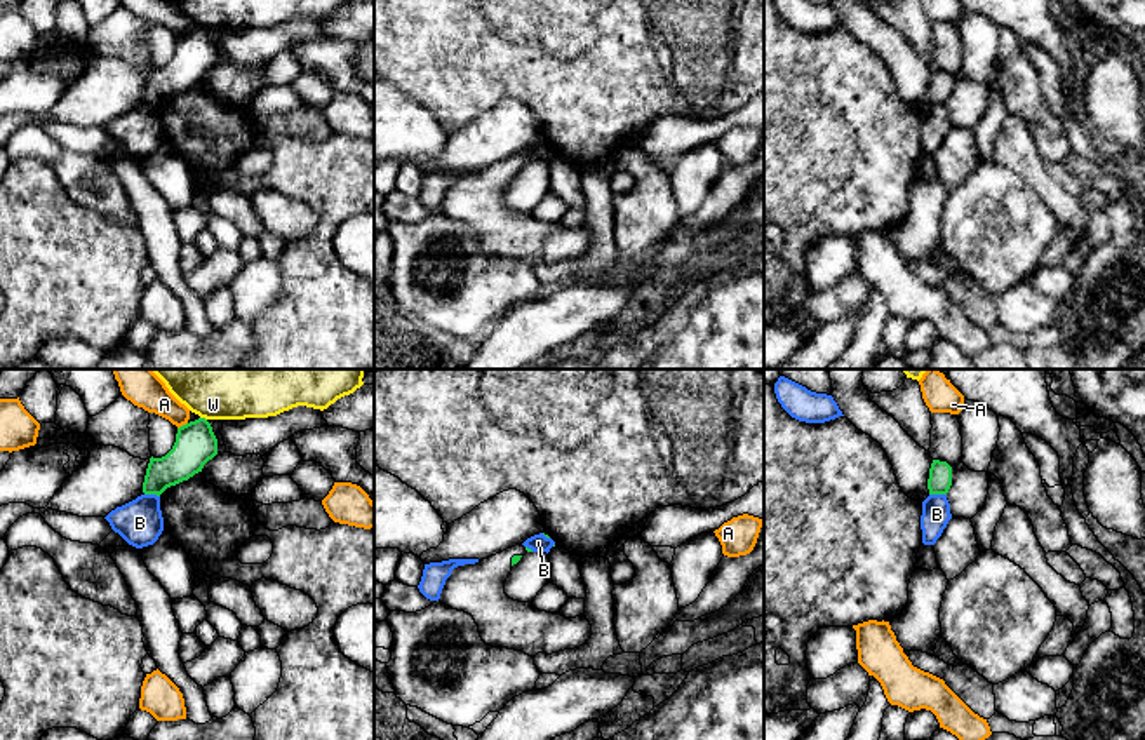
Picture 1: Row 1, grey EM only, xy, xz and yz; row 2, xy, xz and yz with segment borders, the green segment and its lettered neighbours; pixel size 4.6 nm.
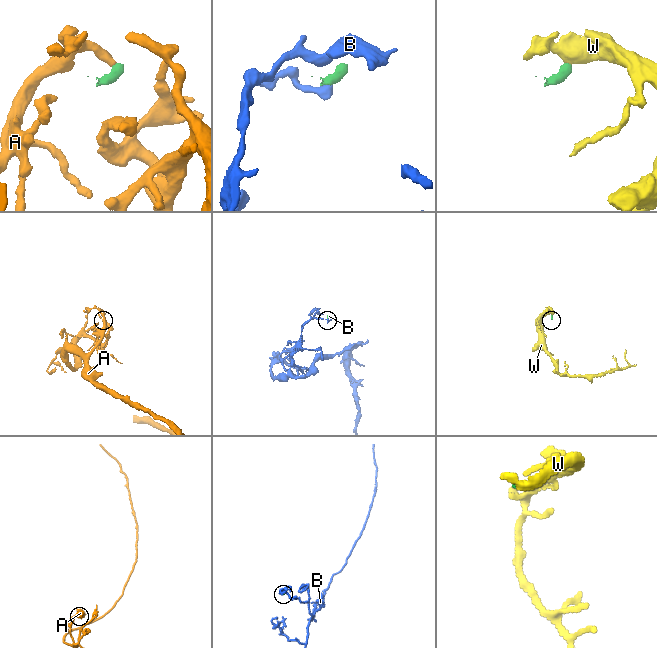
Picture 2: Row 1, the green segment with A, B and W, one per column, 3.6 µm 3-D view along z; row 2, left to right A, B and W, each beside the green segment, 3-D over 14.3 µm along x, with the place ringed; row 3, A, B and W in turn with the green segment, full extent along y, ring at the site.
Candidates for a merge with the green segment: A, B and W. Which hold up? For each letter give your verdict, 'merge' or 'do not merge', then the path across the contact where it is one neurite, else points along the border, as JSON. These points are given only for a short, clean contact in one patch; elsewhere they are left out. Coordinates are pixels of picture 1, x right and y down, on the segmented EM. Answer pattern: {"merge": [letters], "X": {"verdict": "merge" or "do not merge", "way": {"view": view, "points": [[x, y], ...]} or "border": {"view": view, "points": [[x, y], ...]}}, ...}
{"merge": [], "A": {"verdict": "do not merge", "border": {"view": "xy", "points": [[187, 422], [178, 429]]}}, "B": {"verdict": "do not merge"}, "W": {"verdict": "do not merge", "border": {"view": "xy", "points": [[200, 417], [206, 420]]}}}

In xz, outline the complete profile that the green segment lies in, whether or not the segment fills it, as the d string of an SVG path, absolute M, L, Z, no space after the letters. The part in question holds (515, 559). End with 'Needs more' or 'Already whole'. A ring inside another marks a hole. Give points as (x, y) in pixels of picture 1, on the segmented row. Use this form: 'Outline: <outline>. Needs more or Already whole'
Outline: M520 543L475 564L454 568L439 601L472 615L482 641L492 648L536 656L583 646L592 636L592 625L585 615L566 618L505 594L512 566L527 552L532 550Z. Needs more

